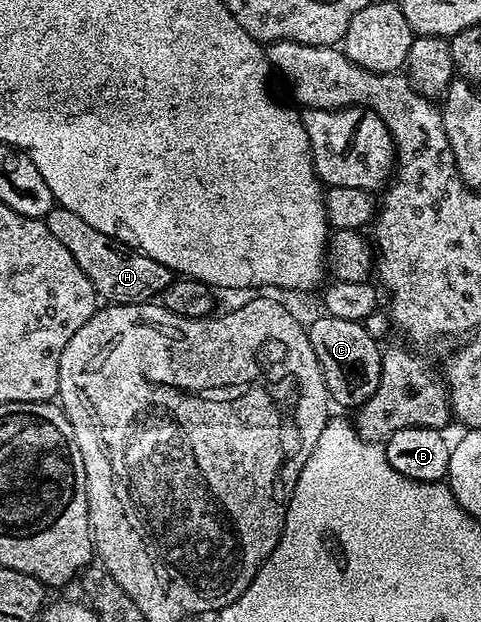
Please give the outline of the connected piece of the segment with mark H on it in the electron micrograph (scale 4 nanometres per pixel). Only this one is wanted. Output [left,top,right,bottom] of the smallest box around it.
[45,205,173,306]

